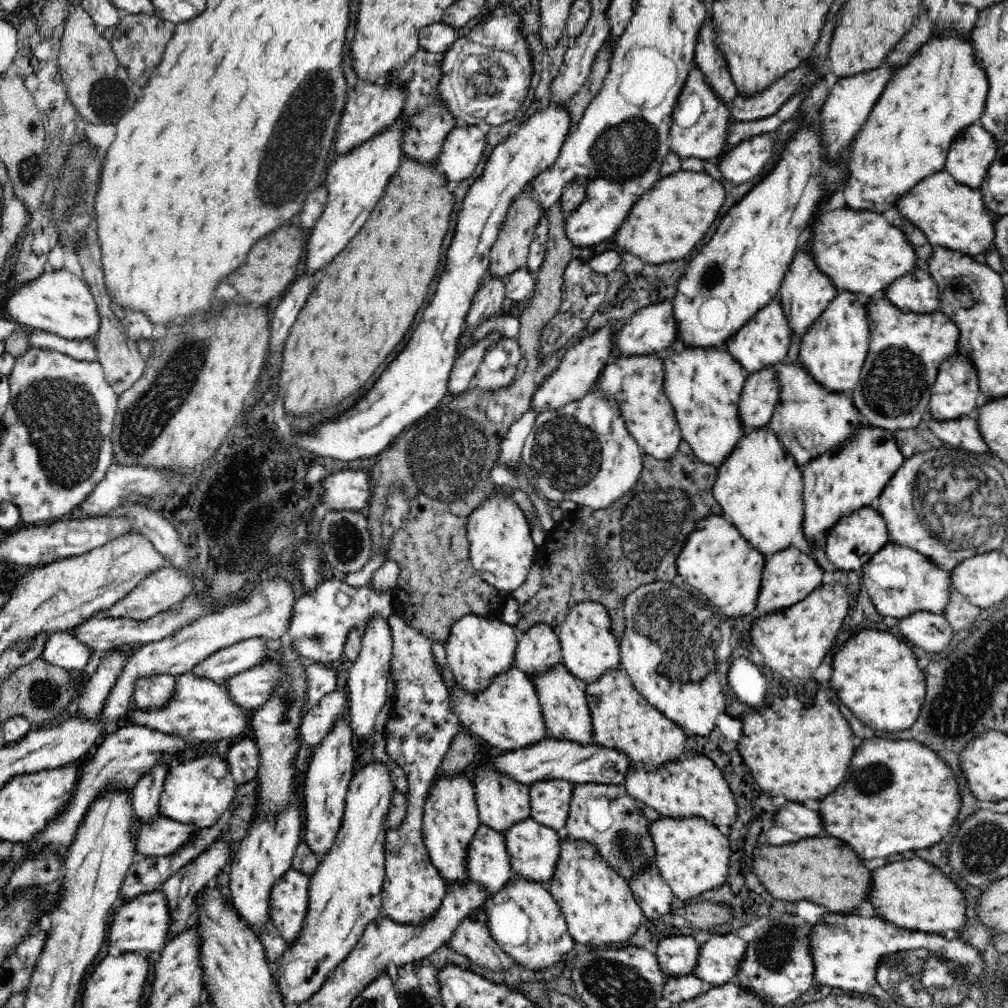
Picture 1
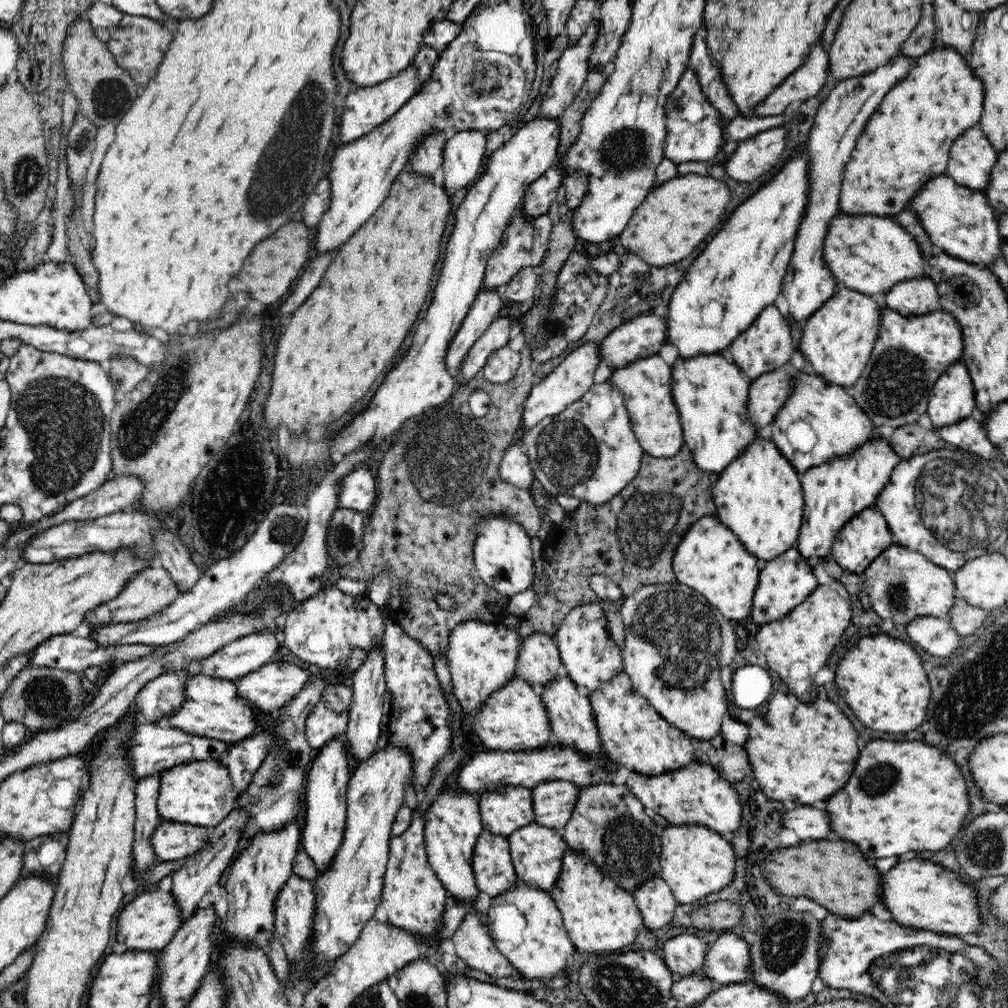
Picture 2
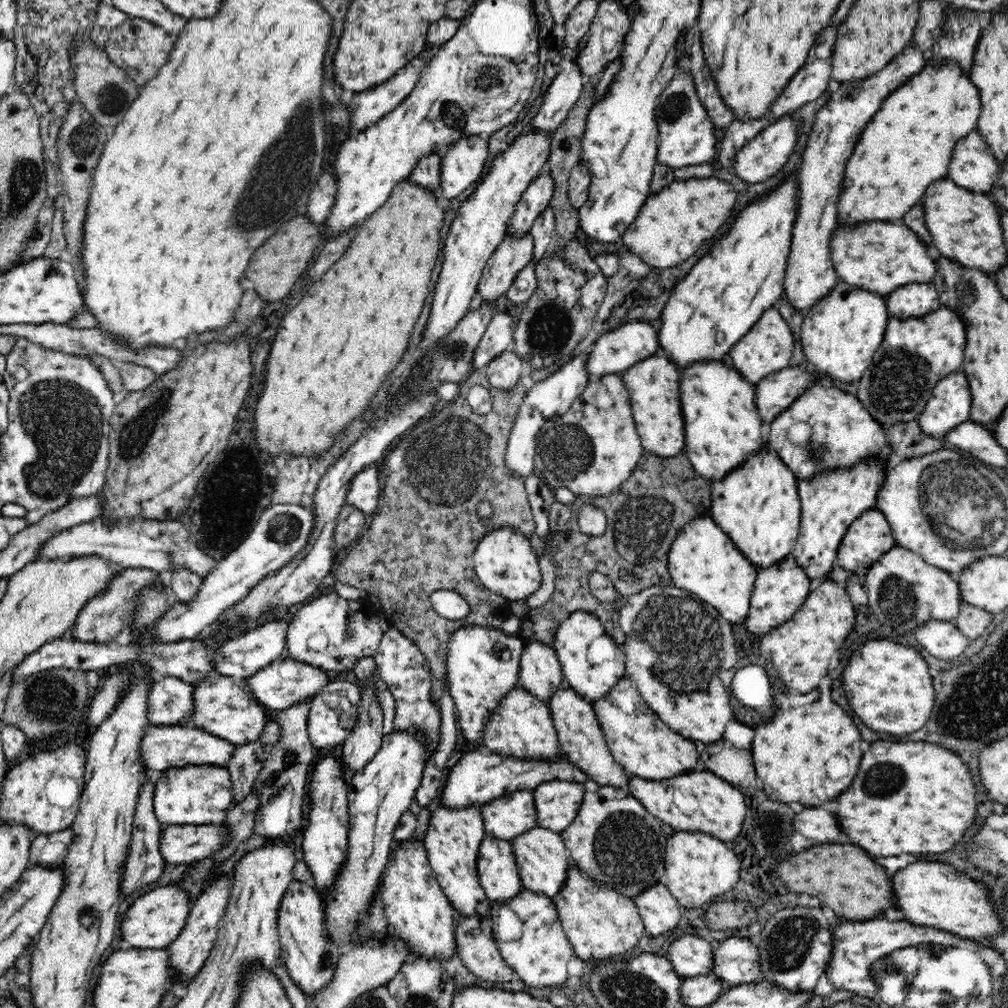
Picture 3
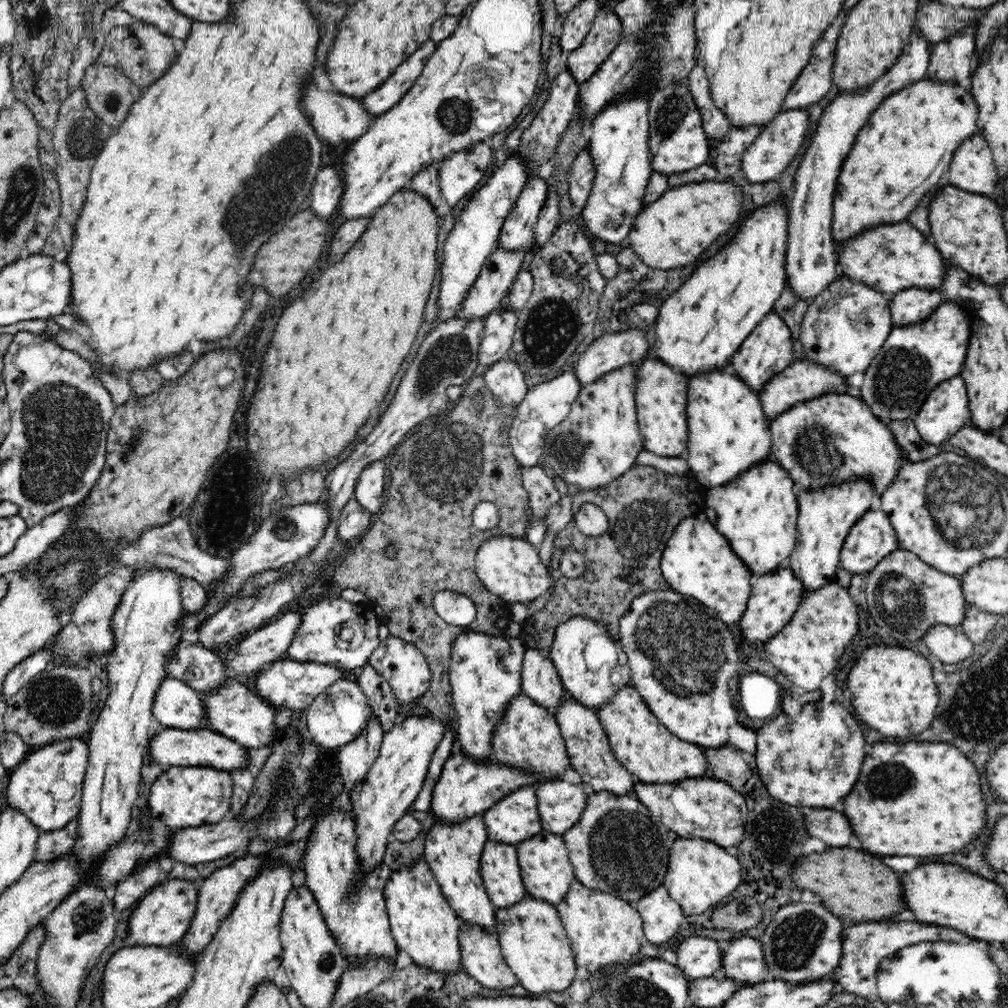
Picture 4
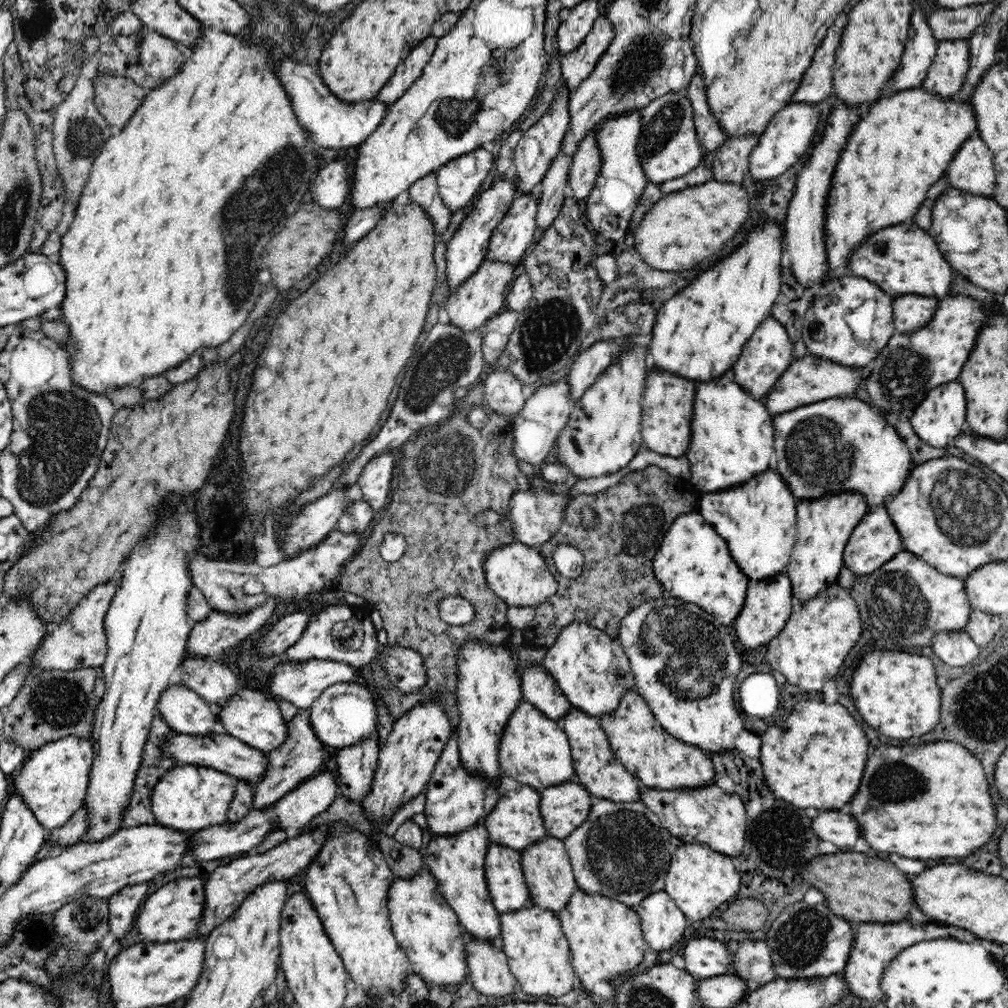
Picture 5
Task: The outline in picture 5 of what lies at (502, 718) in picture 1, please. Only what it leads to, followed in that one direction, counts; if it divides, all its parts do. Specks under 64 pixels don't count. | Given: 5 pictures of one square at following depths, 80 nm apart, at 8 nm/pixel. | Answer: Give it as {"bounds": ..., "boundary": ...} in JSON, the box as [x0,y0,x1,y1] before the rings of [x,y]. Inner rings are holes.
{"bounds":[498,701,575,791],"boundary":[[[525,701],[512,712],[505,731],[502,732],[498,752],[500,772],[537,791],[548,786],[571,782],[572,775],[575,774],[568,737],[560,722],[550,720],[548,716]]]}

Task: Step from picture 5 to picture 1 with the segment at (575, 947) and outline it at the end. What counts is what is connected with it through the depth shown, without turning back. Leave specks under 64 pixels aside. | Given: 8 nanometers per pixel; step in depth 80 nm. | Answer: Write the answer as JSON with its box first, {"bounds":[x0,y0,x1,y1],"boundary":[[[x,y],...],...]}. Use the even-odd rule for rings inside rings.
{"bounds":[545,836,645,946],"boundary":[[[560,836],[560,856],[554,876],[545,883],[554,900],[560,905],[570,936],[586,946],[613,946],[628,940],[645,918],[636,902],[628,881],[624,880],[585,840],[570,840]]]}

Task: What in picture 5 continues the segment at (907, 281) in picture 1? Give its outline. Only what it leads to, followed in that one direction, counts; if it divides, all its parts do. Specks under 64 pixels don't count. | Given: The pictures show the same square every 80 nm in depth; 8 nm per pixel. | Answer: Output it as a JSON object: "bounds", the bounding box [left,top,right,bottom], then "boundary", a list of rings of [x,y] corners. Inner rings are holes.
{"bounds":[893,294,939,332],"boundary":[[[902,294],[893,299],[895,332],[914,332],[924,328],[938,308],[939,299],[918,294]]]}

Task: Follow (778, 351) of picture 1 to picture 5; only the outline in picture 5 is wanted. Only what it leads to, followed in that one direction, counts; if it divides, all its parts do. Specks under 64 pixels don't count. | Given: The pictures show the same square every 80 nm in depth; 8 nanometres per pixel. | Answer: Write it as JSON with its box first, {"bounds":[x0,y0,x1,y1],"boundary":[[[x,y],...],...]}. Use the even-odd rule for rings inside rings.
{"bounds":[730,315,794,402],"boundary":[[[770,315],[756,327],[754,334],[744,344],[738,360],[730,370],[730,375],[750,396],[763,402],[778,382],[778,378],[782,376],[782,372],[794,361],[794,345],[786,328]]]}

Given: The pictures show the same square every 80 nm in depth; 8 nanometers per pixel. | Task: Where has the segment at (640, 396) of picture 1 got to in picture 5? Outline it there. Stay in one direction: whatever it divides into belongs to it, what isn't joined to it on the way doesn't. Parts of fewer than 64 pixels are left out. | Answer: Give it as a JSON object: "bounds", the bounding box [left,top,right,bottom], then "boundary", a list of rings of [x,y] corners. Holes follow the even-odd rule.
{"bounds":[641,366,695,456],"boundary":[[[648,366],[642,394],[641,436],[644,445],[664,456],[685,456],[691,442],[694,392],[695,381]]]}

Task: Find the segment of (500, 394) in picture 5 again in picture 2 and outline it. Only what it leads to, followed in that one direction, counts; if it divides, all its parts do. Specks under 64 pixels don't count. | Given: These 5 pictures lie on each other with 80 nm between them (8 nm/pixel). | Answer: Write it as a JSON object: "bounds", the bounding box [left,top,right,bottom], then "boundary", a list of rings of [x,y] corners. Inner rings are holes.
{"bounds":[481,344,521,384],"boundary":[[[508,344],[492,352],[482,366],[481,374],[486,382],[492,384],[506,384],[510,382],[520,366],[521,353],[512,351]]]}

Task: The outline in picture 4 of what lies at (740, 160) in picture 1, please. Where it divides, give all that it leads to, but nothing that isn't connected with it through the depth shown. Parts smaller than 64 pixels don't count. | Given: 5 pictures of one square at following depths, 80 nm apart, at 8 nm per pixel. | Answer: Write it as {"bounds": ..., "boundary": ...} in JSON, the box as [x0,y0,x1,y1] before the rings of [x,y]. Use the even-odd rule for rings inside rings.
{"bounds":[741,109,810,182],"boundary":[[[786,109],[780,111],[774,120],[765,125],[756,140],[742,156],[741,170],[750,182],[766,182],[777,178],[788,168],[790,162],[798,156],[810,128],[808,111],[804,109]]]}

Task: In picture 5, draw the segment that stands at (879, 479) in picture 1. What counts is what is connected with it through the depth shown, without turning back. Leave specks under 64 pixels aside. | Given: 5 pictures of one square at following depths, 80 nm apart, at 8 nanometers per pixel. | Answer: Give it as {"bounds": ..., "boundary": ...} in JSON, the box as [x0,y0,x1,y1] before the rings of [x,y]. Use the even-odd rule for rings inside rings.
{"bounds":[784,492,867,606],"boundary":[[[859,492],[827,493],[816,500],[798,500],[797,541],[784,570],[792,583],[792,594],[797,606],[837,584],[837,576],[844,565],[846,543],[867,512],[865,496]]]}

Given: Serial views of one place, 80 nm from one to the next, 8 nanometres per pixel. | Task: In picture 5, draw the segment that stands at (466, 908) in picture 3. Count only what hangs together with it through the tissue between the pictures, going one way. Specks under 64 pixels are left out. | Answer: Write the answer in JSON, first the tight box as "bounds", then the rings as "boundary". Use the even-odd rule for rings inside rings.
{"bounds":[423,824,501,944],"boundary":[[[474,824],[454,836],[431,836],[423,864],[433,874],[438,890],[459,918],[465,934],[497,944],[501,936],[501,914],[490,898],[484,874],[484,860],[491,843],[489,832],[482,824]]]}

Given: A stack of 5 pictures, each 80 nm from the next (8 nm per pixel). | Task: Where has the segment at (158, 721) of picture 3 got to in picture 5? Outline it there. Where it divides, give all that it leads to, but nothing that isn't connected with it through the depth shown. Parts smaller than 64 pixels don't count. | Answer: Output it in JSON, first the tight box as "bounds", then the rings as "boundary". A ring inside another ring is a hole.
{"bounds":[157,683,223,736],"boundary":[[[182,683],[168,686],[157,710],[172,732],[190,736],[210,736],[223,732],[215,707]]]}

